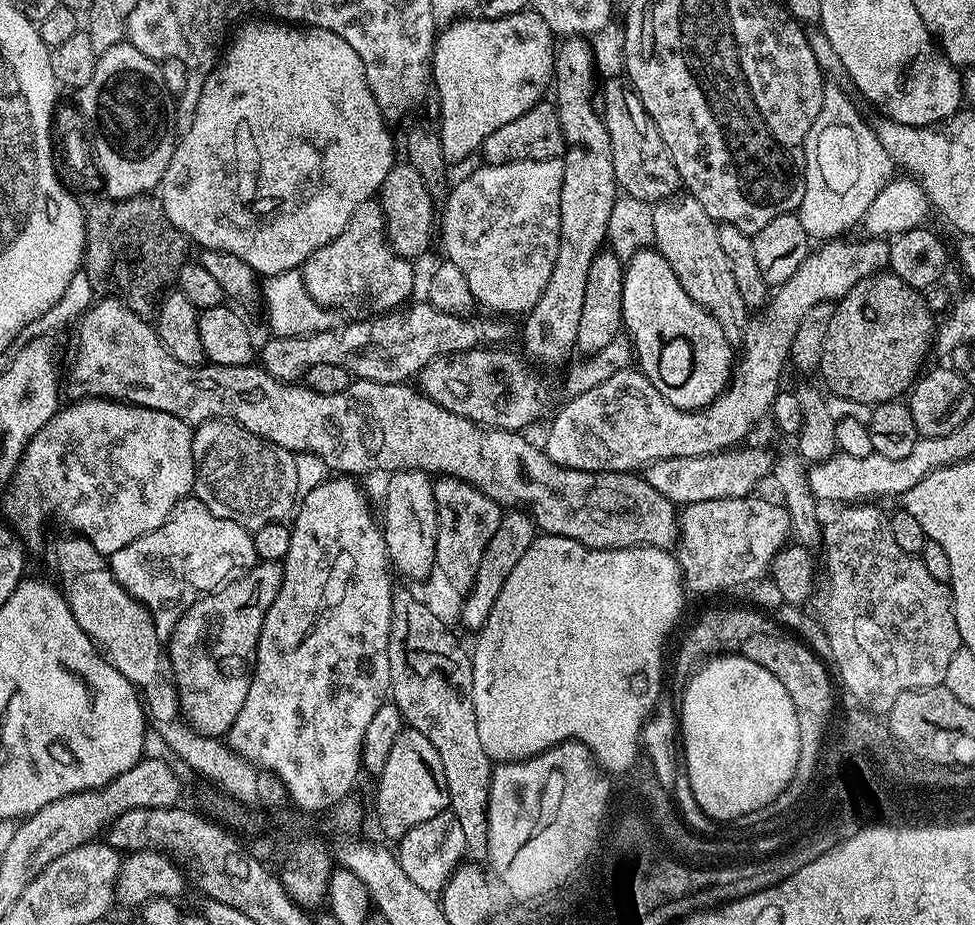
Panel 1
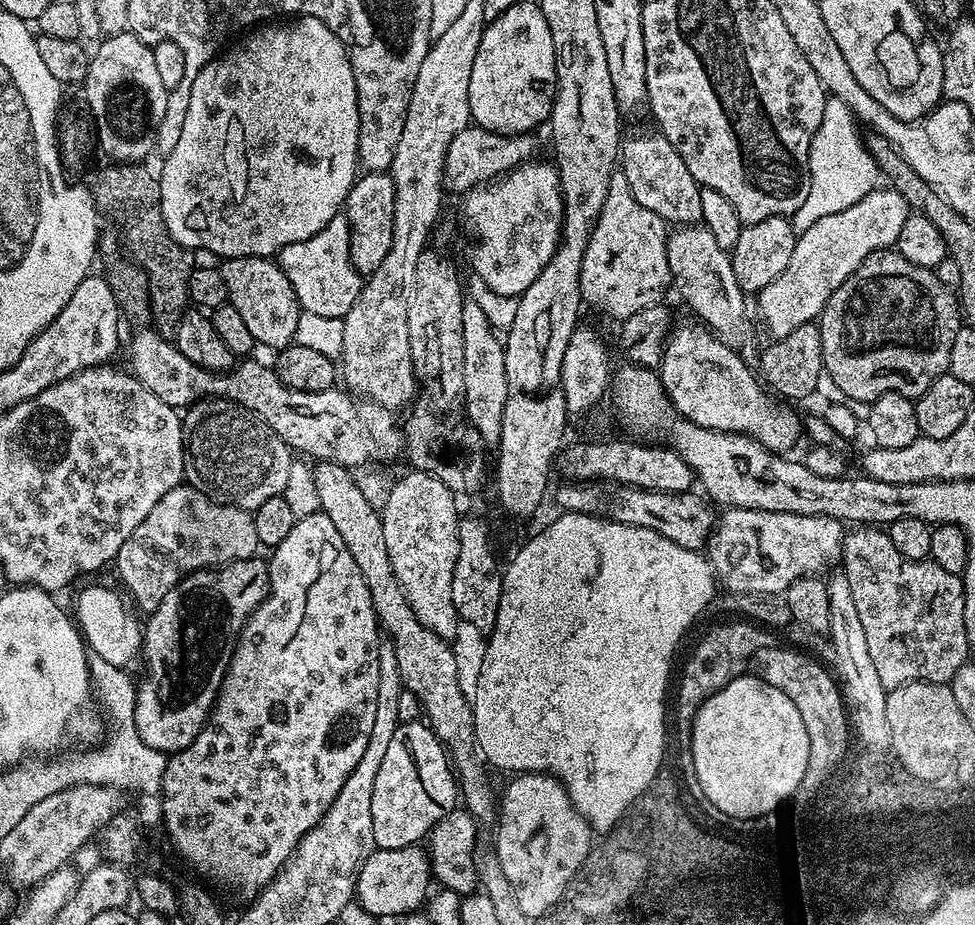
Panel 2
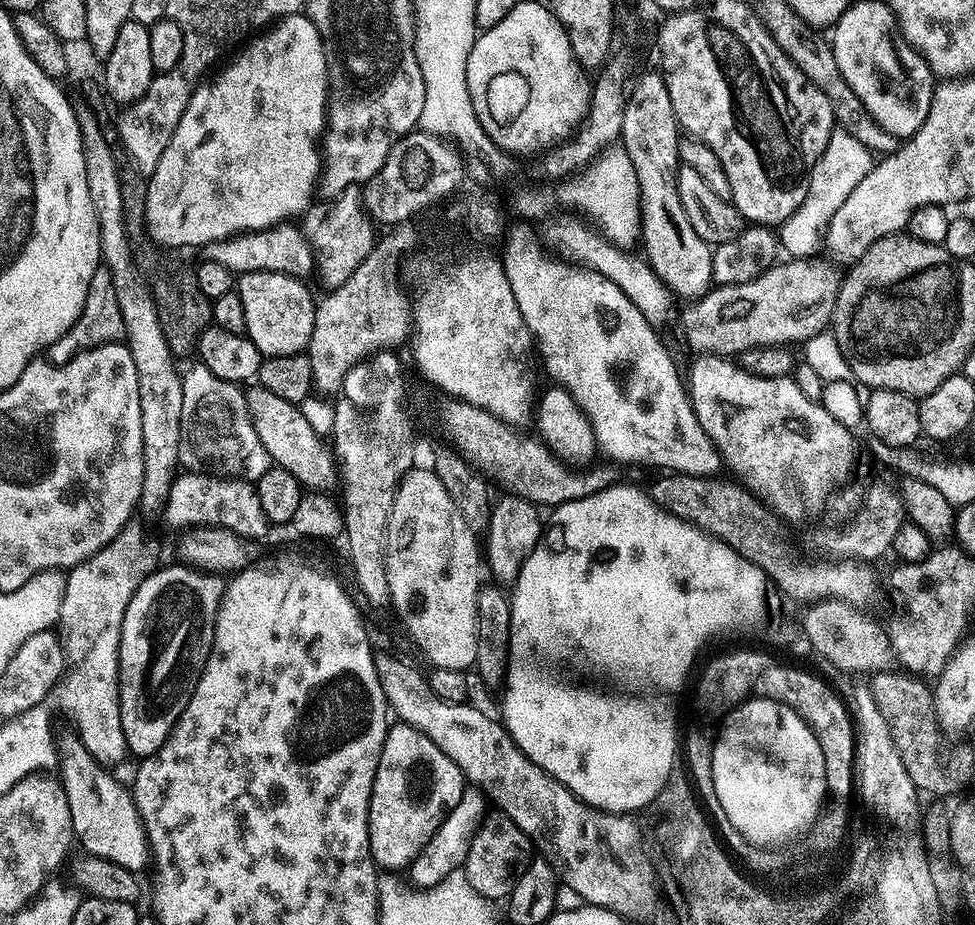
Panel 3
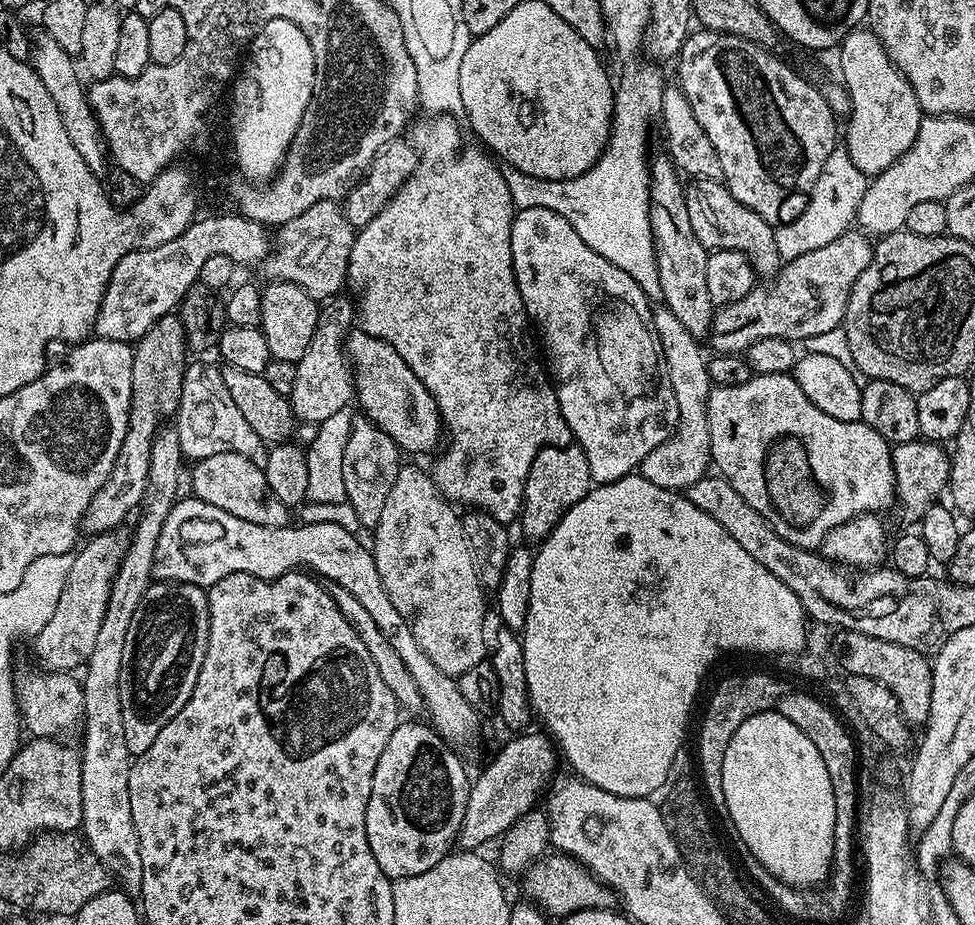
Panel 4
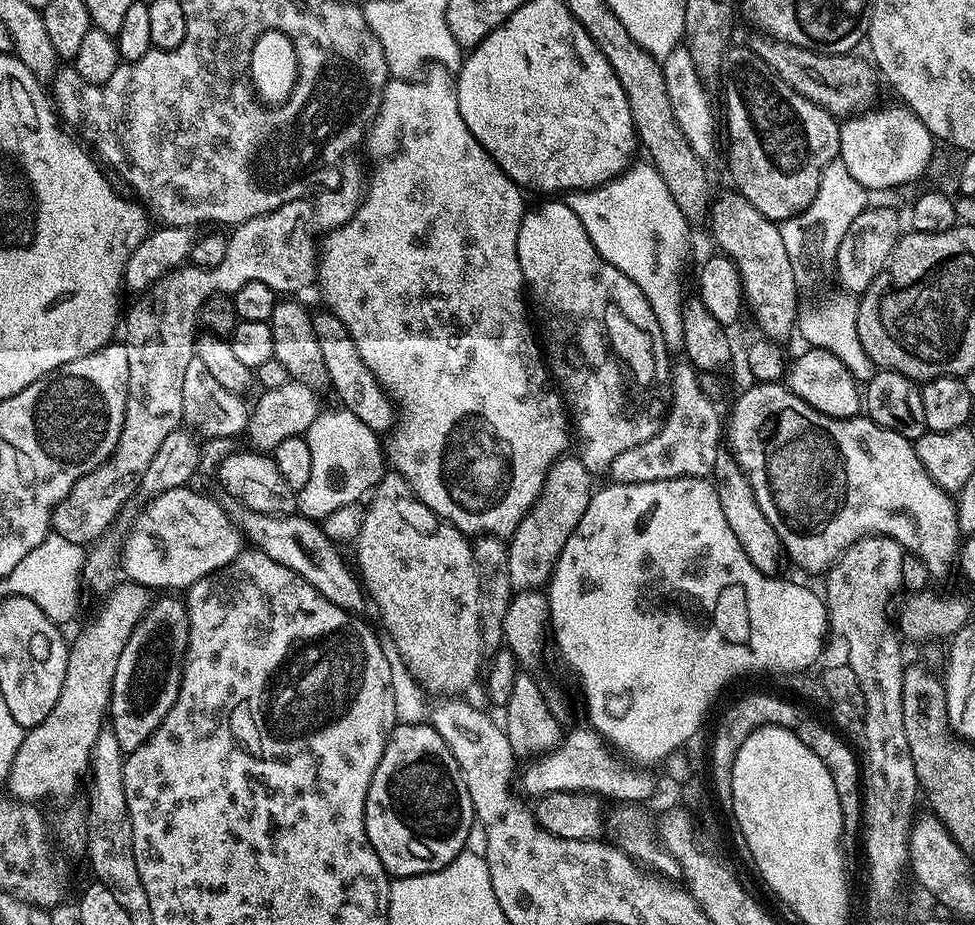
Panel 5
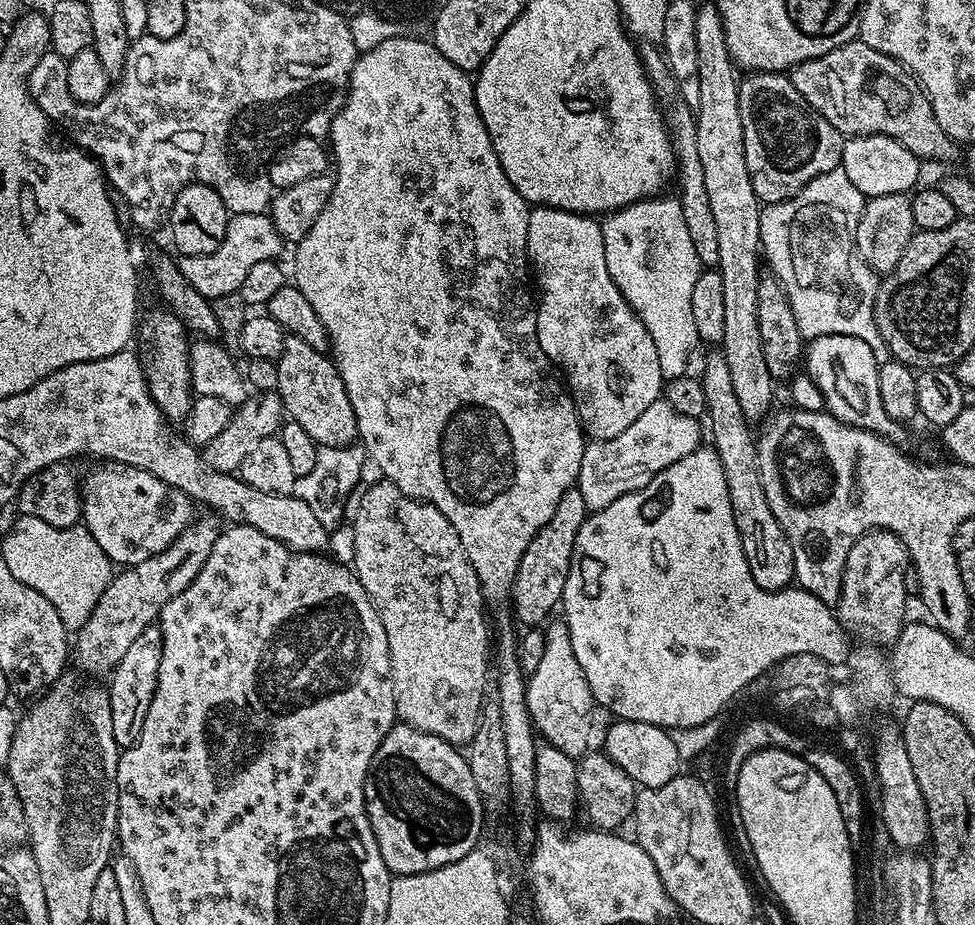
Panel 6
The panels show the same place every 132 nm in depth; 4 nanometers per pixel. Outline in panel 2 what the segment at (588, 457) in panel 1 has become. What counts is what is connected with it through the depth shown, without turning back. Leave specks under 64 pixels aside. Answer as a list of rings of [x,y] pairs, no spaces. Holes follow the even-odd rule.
[[[887,186],[873,188],[866,198],[854,202],[854,206],[842,210],[838,214],[826,214],[810,226],[810,230],[799,233],[796,237],[794,254],[790,262],[770,286],[763,288],[755,297],[760,307],[760,316],[768,327],[772,340],[781,340],[790,330],[798,330],[798,326],[811,324],[823,312],[826,302],[870,258],[870,254],[891,249],[898,238],[898,230],[902,230],[902,222],[910,214],[906,198]]]

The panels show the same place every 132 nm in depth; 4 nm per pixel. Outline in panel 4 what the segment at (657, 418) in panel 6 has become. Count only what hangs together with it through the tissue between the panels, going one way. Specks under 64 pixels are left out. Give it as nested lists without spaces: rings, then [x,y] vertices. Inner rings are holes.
[[[656,306],[652,309],[652,329],[658,334],[660,339],[660,349],[664,355],[664,366],[668,370],[668,381],[672,387],[672,392],[676,395],[678,402],[678,418],[676,430],[671,438],[662,442],[646,458],[638,469],[639,475],[645,476],[654,486],[671,488],[673,490],[686,490],[694,482],[698,482],[703,476],[709,475],[712,464],[712,447],[710,446],[710,422],[708,421],[708,393],[713,387],[712,379],[708,373],[708,362],[706,352],[703,352],[701,341],[696,340],[682,322],[678,322],[678,317],[670,312],[668,308]]]

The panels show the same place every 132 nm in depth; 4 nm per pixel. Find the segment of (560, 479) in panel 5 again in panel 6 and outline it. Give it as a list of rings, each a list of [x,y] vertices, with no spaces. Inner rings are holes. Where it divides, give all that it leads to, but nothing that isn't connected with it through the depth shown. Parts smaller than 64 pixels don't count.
[[[573,486],[562,494],[550,522],[534,534],[530,546],[526,546],[526,554],[522,554],[522,562],[518,566],[518,574],[512,583],[510,608],[524,626],[540,626],[546,618],[557,611],[558,605],[563,601],[566,590],[566,578],[570,574],[570,566],[576,554],[578,530],[582,530],[582,522],[589,516],[586,502],[582,499],[580,491]]]

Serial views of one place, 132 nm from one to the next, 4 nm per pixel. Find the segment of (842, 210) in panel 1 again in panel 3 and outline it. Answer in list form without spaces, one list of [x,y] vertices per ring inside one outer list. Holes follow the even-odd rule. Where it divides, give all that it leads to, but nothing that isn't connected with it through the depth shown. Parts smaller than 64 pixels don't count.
[[[839,126],[833,127],[830,142],[826,142],[826,150],[818,158],[812,171],[810,186],[806,190],[806,198],[802,198],[802,206],[790,214],[778,228],[778,244],[781,249],[788,251],[792,258],[810,258],[824,239],[824,232],[830,226],[830,218],[838,214],[842,202],[850,198],[854,186],[870,174],[874,163],[873,153],[869,152],[854,134],[846,134],[846,130]]]

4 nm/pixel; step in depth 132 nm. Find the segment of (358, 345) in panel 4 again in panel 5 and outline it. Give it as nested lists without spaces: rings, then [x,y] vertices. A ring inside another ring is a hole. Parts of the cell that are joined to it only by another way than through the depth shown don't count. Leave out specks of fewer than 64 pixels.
[[[327,310],[313,311],[312,325],[314,334],[322,346],[322,359],[326,362],[331,391],[336,391],[342,408],[353,412],[377,434],[385,433],[391,429],[394,423],[394,405],[384,395],[383,388],[366,366],[366,362],[362,362],[362,354],[358,354],[358,346],[354,346],[354,338],[350,338],[346,326],[342,326],[340,319]]]

